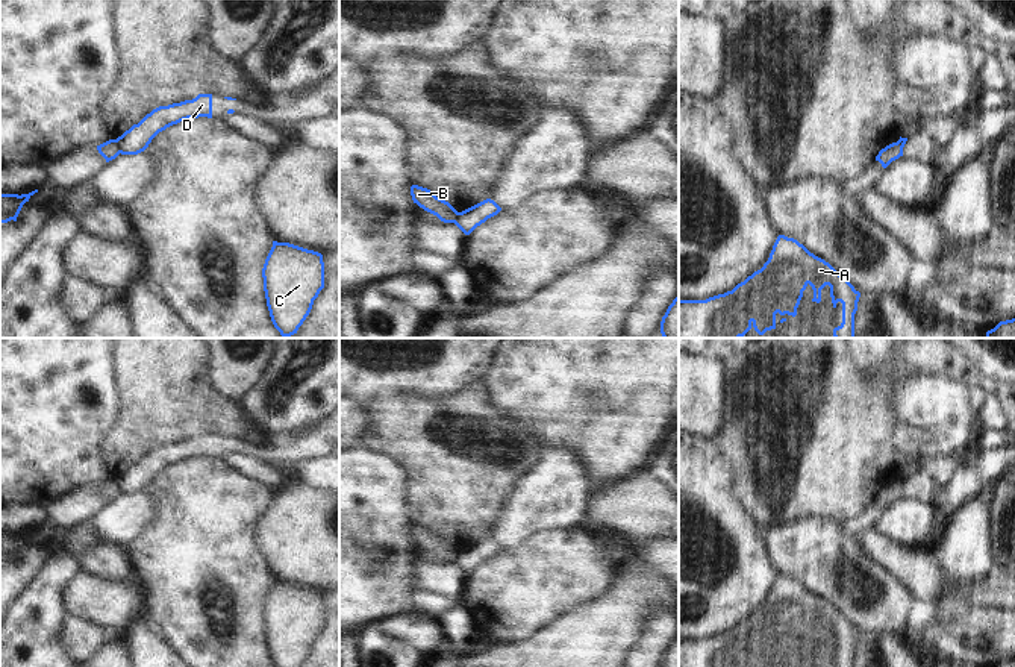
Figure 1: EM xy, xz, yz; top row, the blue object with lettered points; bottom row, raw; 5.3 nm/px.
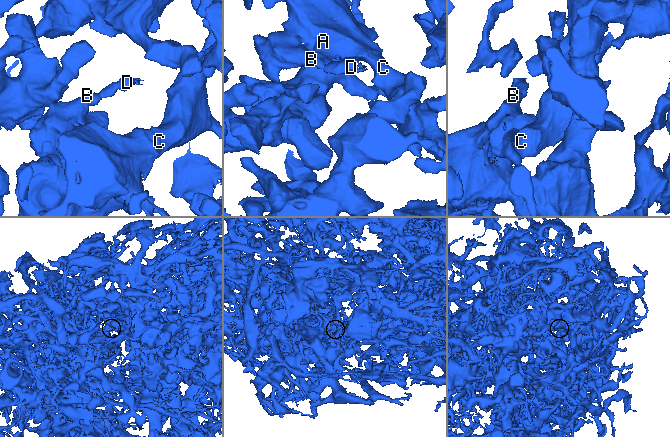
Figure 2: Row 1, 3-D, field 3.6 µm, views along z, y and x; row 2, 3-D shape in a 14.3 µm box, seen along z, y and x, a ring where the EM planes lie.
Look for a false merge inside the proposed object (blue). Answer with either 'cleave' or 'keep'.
cleave

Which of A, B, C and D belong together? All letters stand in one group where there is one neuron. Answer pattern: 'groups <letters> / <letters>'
groups A B C / D

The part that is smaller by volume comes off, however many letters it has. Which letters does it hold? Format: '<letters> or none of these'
D

